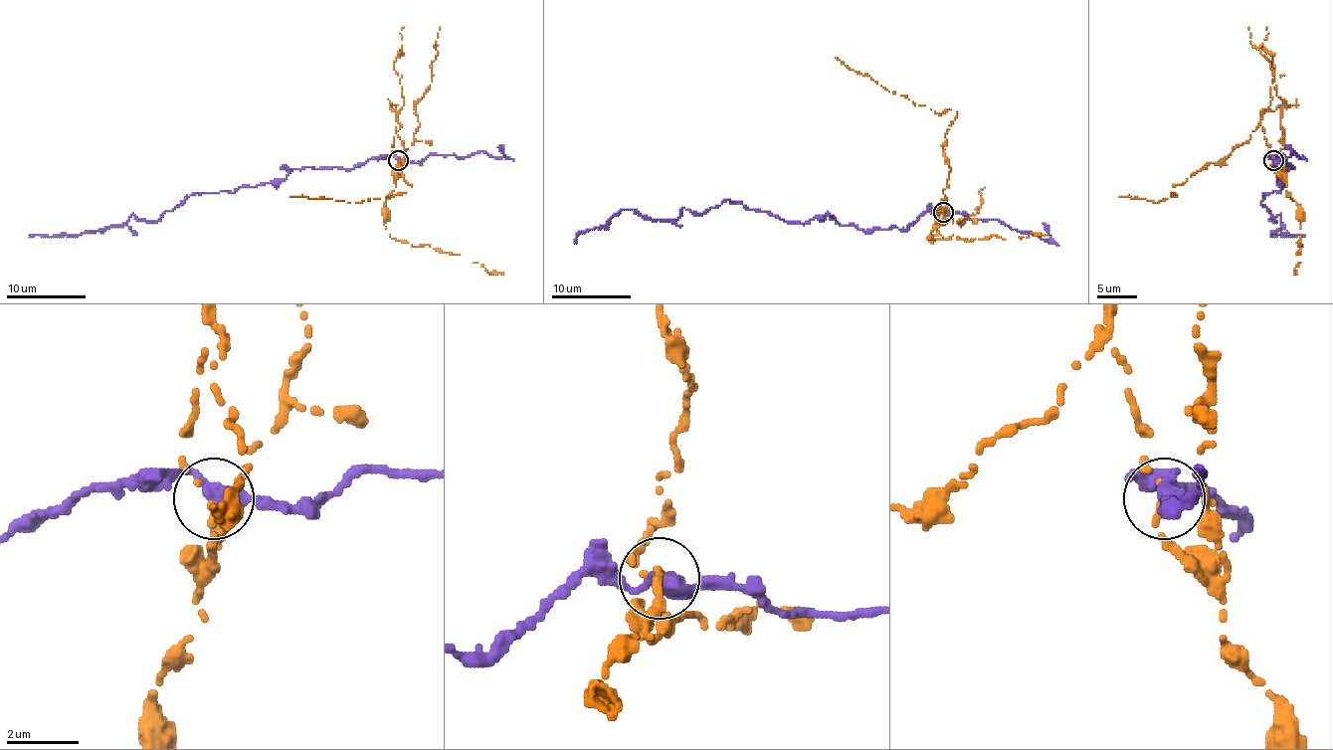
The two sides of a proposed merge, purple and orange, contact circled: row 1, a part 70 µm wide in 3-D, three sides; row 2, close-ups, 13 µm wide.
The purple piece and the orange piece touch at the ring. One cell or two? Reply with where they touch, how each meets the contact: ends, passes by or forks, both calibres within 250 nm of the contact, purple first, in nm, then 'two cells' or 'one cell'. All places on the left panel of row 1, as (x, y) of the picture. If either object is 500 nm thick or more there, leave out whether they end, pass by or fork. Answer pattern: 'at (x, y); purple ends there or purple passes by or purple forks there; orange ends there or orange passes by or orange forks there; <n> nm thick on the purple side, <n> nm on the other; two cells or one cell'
at (398, 160); purple passes by; orange ends there; 400 nm thick on the purple side, 200 nm on the other; two cells

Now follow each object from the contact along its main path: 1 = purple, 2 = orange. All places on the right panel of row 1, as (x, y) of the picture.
1: (1272, 161), (1292, 169), (1260, 201), (1268, 221), (1278, 215), (1270, 235), (1304, 237)
2: (1272, 161), (1260, 122), (1250, 138), (1229, 155), (1173, 187), (1171, 193), (1175, 197), (1159, 203), (1119, 197)

